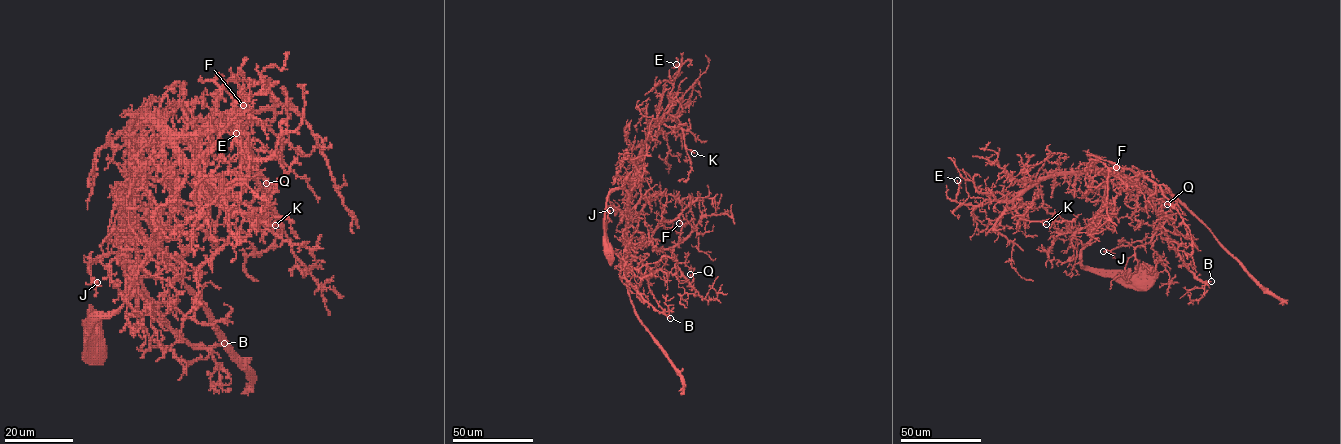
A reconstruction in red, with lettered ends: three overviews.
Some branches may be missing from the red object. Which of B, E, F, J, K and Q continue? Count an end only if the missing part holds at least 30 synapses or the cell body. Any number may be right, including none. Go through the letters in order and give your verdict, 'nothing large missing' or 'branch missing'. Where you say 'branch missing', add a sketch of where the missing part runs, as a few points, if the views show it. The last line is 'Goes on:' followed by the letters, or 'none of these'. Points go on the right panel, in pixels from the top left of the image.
B: nothing large missing
E: nothing large missing
F: nothing large missing
J: branch missing | (1103, 251), (1096, 257), (1097, 265), (1105, 272), (1105, 284), (1101, 287)
K: branch missing | (1046, 224), (1068, 222)
Q: nothing large missing
Goes on: J, K

